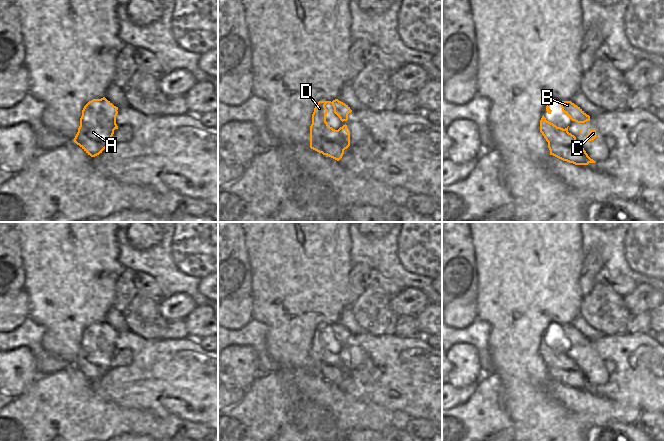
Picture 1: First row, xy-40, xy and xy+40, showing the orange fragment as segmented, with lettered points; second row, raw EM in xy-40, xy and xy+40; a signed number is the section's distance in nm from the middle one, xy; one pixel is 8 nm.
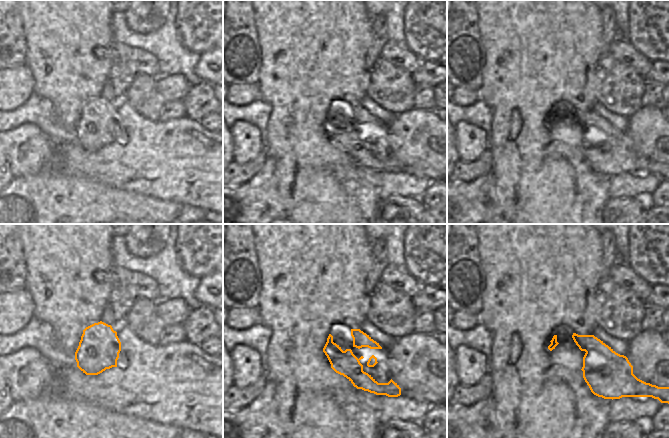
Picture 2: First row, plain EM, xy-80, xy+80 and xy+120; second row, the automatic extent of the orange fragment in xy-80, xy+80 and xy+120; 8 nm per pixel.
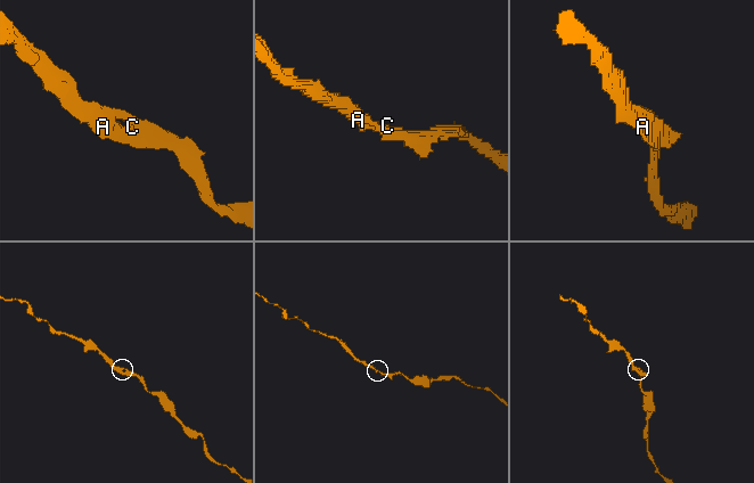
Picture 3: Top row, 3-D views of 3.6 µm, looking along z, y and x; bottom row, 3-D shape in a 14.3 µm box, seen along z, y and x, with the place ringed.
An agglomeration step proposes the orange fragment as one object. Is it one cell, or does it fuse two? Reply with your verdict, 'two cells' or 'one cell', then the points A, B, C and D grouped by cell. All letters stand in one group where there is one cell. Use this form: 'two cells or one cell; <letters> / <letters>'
one cell; A B C D

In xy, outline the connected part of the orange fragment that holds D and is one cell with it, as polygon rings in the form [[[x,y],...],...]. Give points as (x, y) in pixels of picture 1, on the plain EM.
[[[338,323],[331,325],[319,325],[312,338],[312,348],[310,350],[310,372],[339,385],[344,374],[350,370],[350,357],[347,349],[343,349],[338,354],[333,353],[326,346],[328,334],[325,329],[331,327],[334,337],[340,344],[347,345],[348,338],[352,336],[350,331]]]

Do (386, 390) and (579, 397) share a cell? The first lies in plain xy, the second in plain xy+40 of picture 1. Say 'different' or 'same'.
different

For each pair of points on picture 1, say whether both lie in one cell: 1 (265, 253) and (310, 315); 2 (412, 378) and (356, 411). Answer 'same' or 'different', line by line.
1: same
2: different

